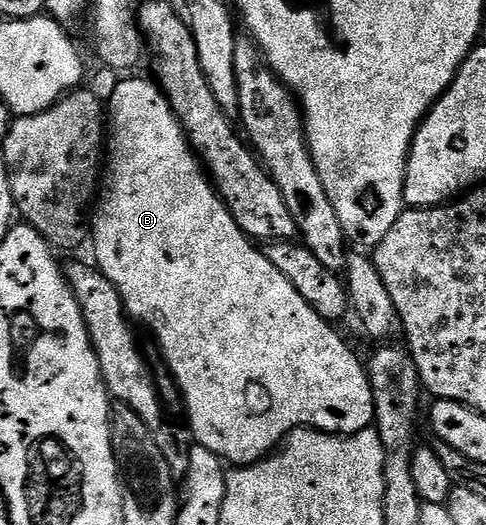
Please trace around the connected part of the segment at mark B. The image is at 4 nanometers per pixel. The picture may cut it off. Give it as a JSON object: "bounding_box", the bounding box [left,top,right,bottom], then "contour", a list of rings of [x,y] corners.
{"bounding_box":[91,76,374,467],"contour":[[[125,76],[113,90],[113,99],[107,102],[107,118],[111,123],[111,137],[107,142],[107,161],[103,166],[103,181],[99,186],[99,197],[91,214],[91,240],[95,244],[97,269],[121,293],[121,302],[125,305],[128,317],[146,322],[153,329],[165,358],[169,361],[169,370],[177,377],[177,386],[185,397],[185,406],[189,409],[188,429],[196,445],[215,452],[215,456],[234,467],[249,466],[268,458],[284,443],[286,437],[295,429],[312,428],[326,434],[357,434],[374,425],[373,385],[369,382],[366,367],[357,359],[357,354],[336,334],[334,327],[322,320],[295,292],[295,287],[275,269],[275,264],[267,260],[264,249],[255,245],[254,239],[241,231],[239,224],[226,208],[225,201],[217,193],[208,173],[203,169],[198,157],[185,137],[185,130],[177,119],[177,114],[169,107],[165,95],[161,93],[156,81],[145,78]]]}

